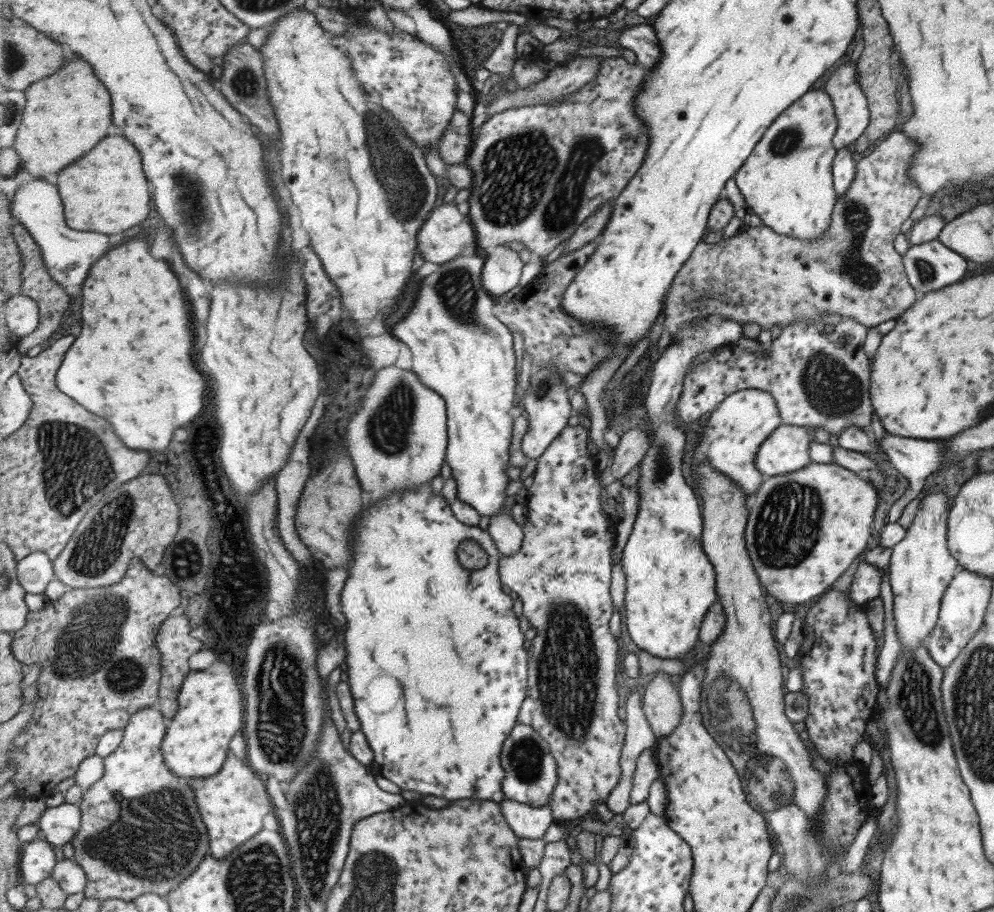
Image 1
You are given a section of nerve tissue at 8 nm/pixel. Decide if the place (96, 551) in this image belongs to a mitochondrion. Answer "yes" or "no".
yes

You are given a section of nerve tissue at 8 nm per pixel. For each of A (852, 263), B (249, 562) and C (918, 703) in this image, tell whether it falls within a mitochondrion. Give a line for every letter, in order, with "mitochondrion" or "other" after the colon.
A: mitochondrion
B: mitochondrion
C: mitochondrion

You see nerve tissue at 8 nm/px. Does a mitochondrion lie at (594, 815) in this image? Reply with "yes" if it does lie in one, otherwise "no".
no

